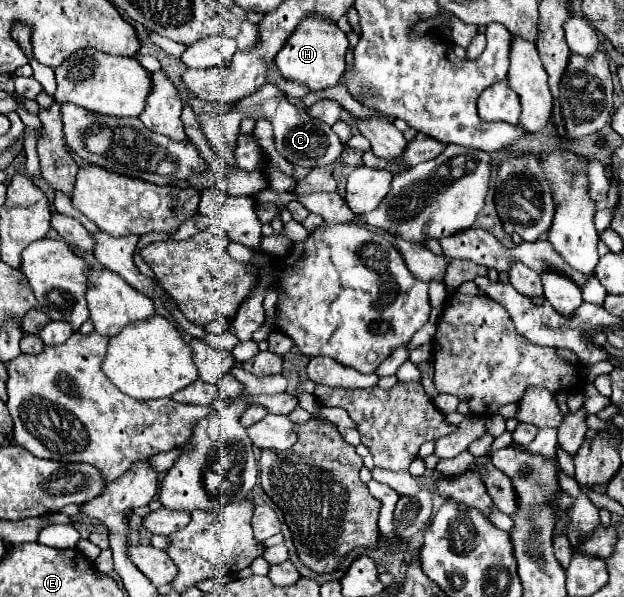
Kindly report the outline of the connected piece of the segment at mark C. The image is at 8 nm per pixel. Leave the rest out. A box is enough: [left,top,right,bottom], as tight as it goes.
[222,83,342,167]

